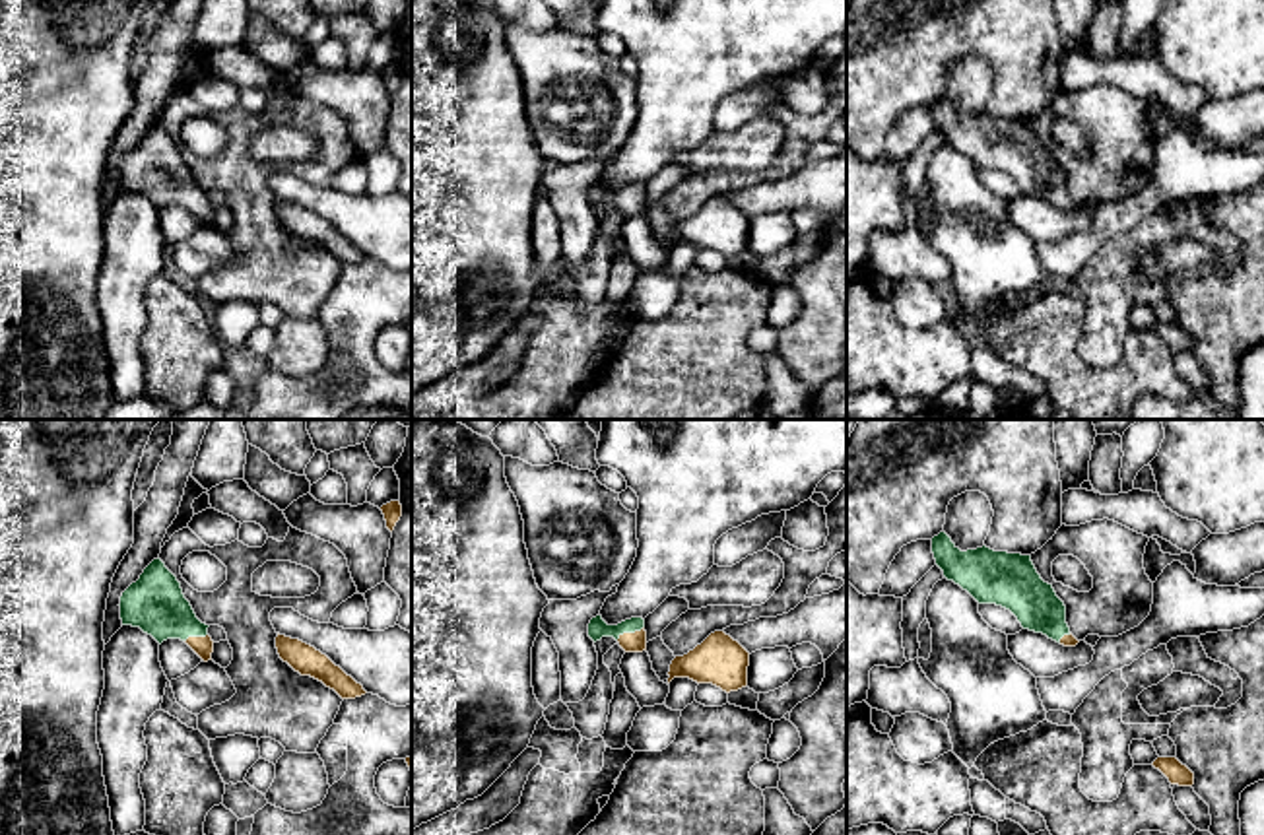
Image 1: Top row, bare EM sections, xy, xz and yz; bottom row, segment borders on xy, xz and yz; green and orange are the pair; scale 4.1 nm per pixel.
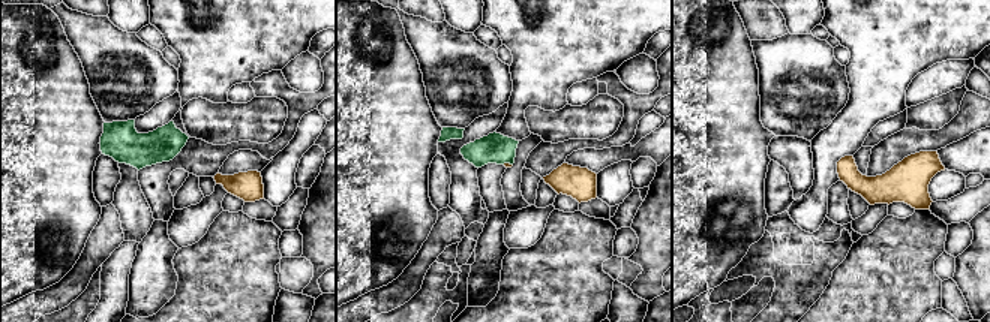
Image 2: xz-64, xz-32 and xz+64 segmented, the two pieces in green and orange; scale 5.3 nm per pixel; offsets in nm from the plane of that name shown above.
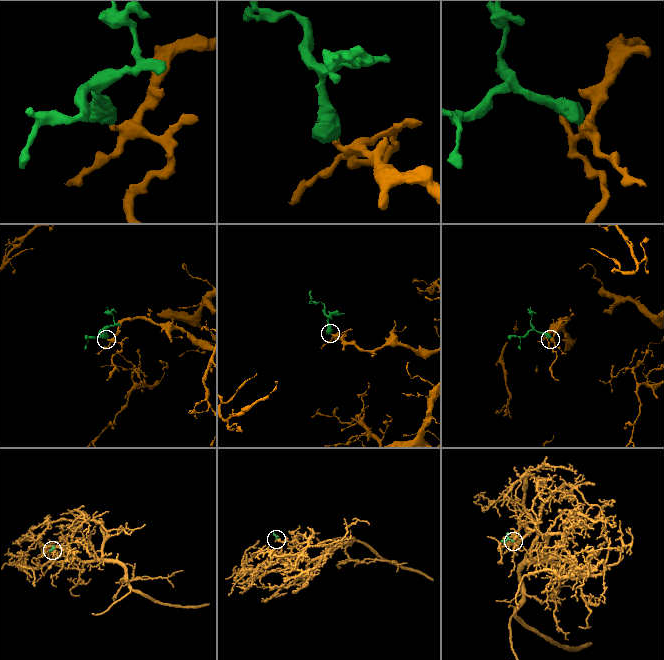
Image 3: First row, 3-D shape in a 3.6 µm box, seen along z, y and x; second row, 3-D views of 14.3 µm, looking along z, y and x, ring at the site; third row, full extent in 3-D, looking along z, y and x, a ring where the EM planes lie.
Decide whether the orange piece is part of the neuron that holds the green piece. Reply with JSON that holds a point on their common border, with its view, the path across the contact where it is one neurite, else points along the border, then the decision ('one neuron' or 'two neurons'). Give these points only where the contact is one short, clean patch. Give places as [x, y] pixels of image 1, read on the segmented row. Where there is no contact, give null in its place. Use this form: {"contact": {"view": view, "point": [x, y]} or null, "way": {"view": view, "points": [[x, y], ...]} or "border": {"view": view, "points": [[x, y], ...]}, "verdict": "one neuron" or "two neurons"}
{"contact": {"view": "xz", "point": [630, 632]}, "way": {"view": "xz", "points": [[597, 628], [630, 632], [635, 641]]}, "verdict": "one neuron"}

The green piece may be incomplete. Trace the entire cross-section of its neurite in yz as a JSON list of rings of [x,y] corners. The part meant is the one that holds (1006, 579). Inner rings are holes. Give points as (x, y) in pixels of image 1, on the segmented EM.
[[[946,532],[932,538],[936,565],[948,581],[967,590],[979,604],[1010,610],[1023,629],[1076,647],[1066,623],[1066,606],[1052,584],[1037,573],[1031,555],[994,551],[986,546],[961,551]]]

